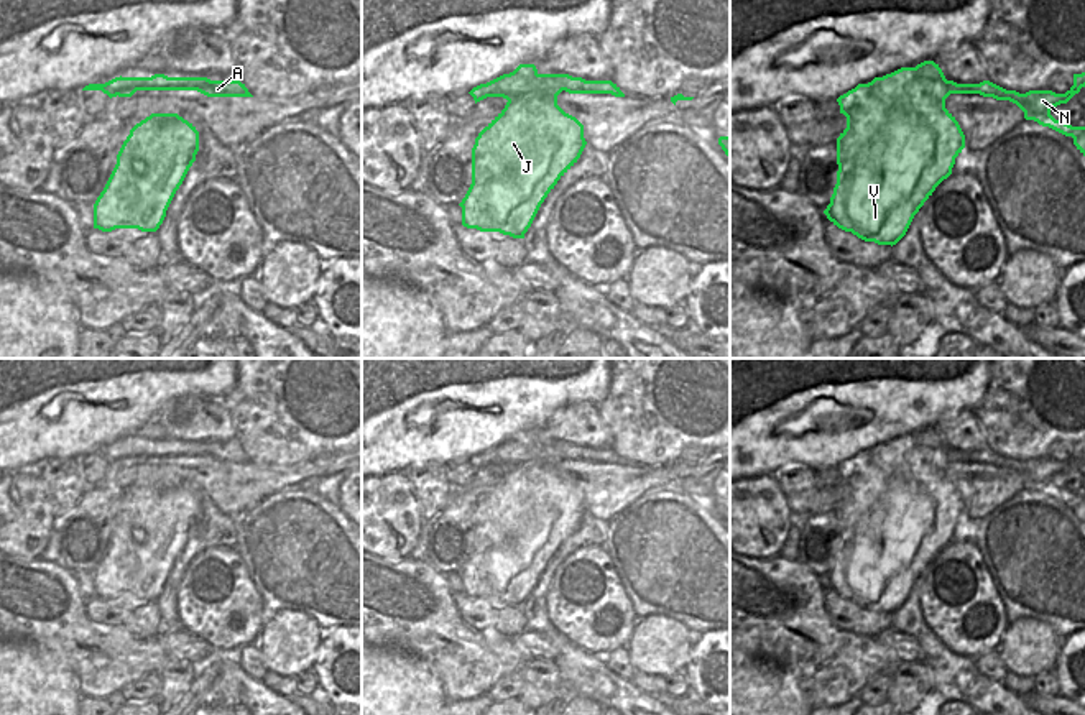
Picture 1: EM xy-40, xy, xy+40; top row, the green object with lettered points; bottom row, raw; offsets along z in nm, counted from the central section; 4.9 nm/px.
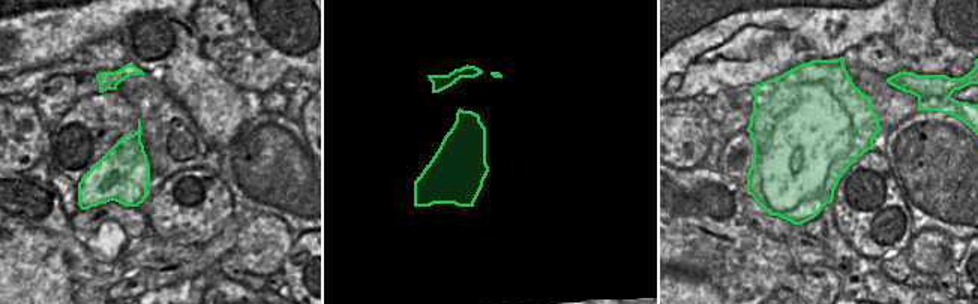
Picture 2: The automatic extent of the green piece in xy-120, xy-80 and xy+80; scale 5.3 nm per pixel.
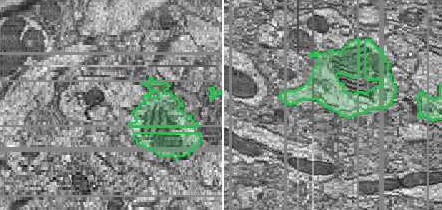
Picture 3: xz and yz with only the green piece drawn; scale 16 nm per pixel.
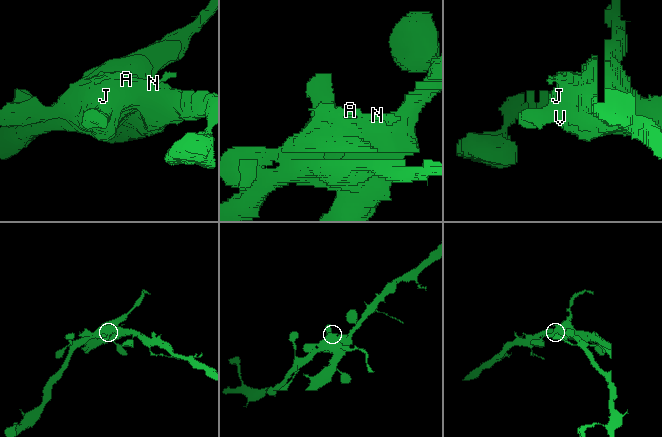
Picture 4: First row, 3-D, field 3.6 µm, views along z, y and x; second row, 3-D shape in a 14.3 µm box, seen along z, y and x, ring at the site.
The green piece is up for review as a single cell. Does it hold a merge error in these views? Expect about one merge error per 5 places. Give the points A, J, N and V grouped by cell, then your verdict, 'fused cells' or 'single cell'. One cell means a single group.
A N / J V | fused cells

